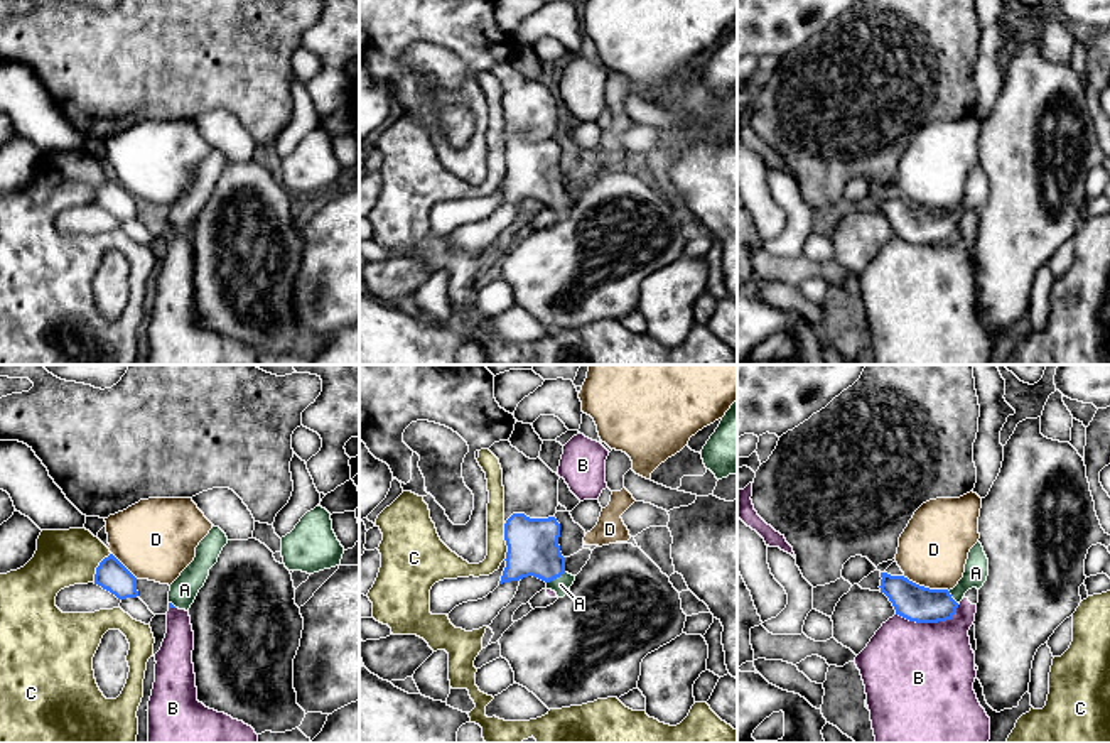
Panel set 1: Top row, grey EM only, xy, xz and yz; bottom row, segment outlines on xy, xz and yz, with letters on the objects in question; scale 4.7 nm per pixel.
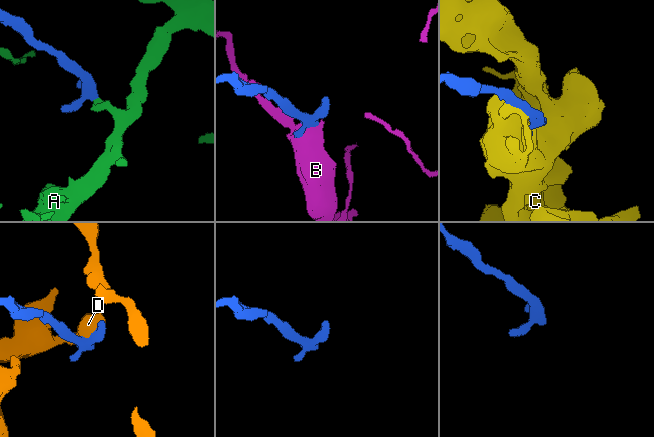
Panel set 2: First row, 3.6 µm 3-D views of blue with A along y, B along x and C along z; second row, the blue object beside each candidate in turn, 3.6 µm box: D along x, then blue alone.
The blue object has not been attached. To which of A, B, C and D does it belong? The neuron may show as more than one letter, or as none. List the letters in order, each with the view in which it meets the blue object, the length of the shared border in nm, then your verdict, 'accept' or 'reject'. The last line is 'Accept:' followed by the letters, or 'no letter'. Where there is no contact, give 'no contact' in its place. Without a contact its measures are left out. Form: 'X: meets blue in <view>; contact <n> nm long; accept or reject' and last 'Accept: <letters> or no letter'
A: meets blue in xz; contact 110 nm long; accept
B: meets blue in yz; contact 300 nm long; reject
C: meets blue in xz; contact 180 nm long; reject
D: meets blue in yz; contact 240 nm long; reject
Accept: A

